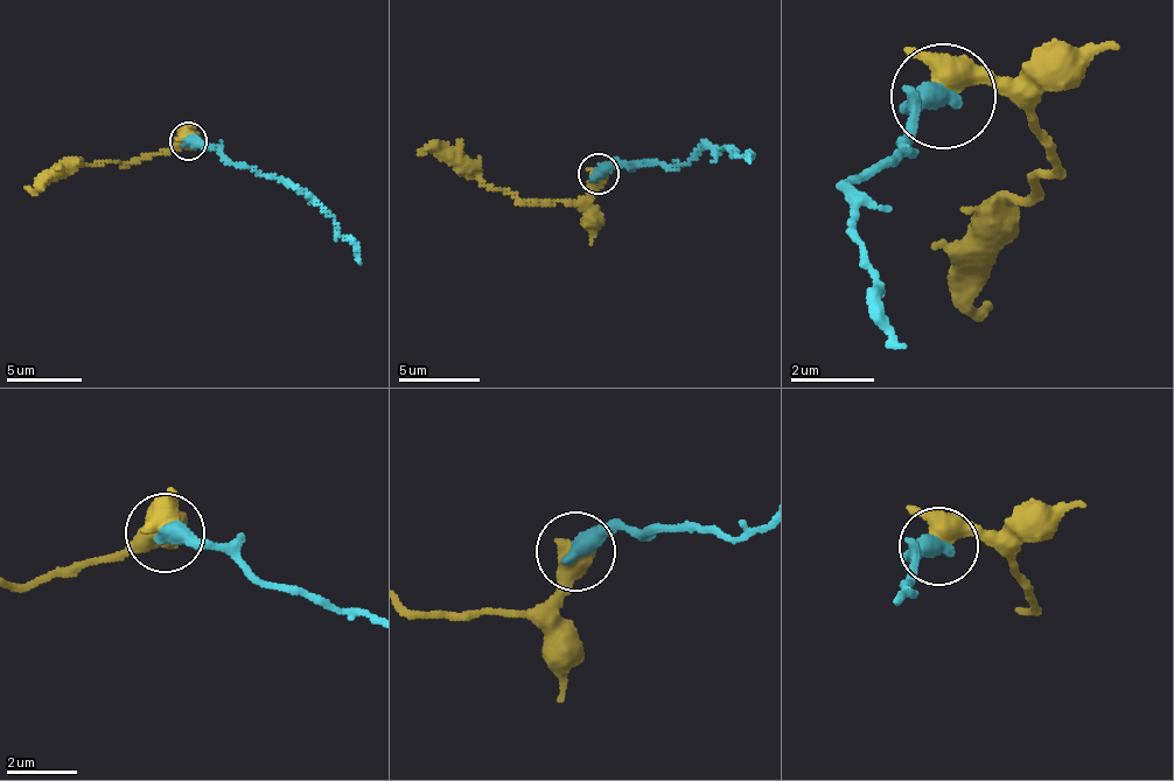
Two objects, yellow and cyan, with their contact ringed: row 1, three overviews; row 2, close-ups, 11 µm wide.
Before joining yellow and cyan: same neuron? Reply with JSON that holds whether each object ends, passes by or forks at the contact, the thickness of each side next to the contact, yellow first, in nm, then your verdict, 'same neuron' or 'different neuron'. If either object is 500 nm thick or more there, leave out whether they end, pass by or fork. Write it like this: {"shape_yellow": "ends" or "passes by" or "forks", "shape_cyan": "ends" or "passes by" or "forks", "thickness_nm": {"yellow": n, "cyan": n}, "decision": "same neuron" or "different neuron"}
{"thickness_nm": {"yellow": 480, "cyan": 500}, "decision": "different neuron"}

